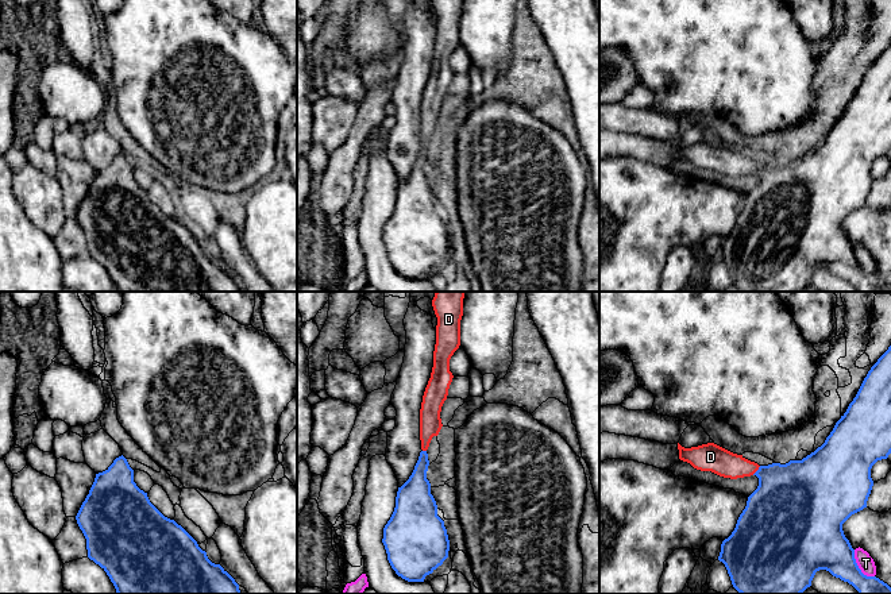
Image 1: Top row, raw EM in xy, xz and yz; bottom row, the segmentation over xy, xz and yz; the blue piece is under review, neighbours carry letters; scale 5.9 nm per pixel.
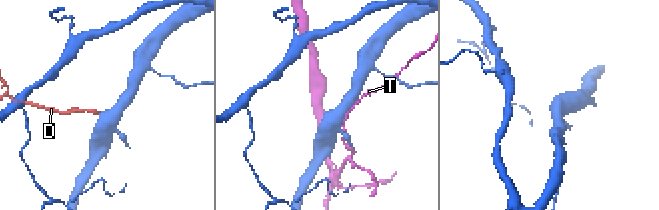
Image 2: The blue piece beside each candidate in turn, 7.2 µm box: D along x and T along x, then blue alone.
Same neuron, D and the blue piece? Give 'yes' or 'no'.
yes

